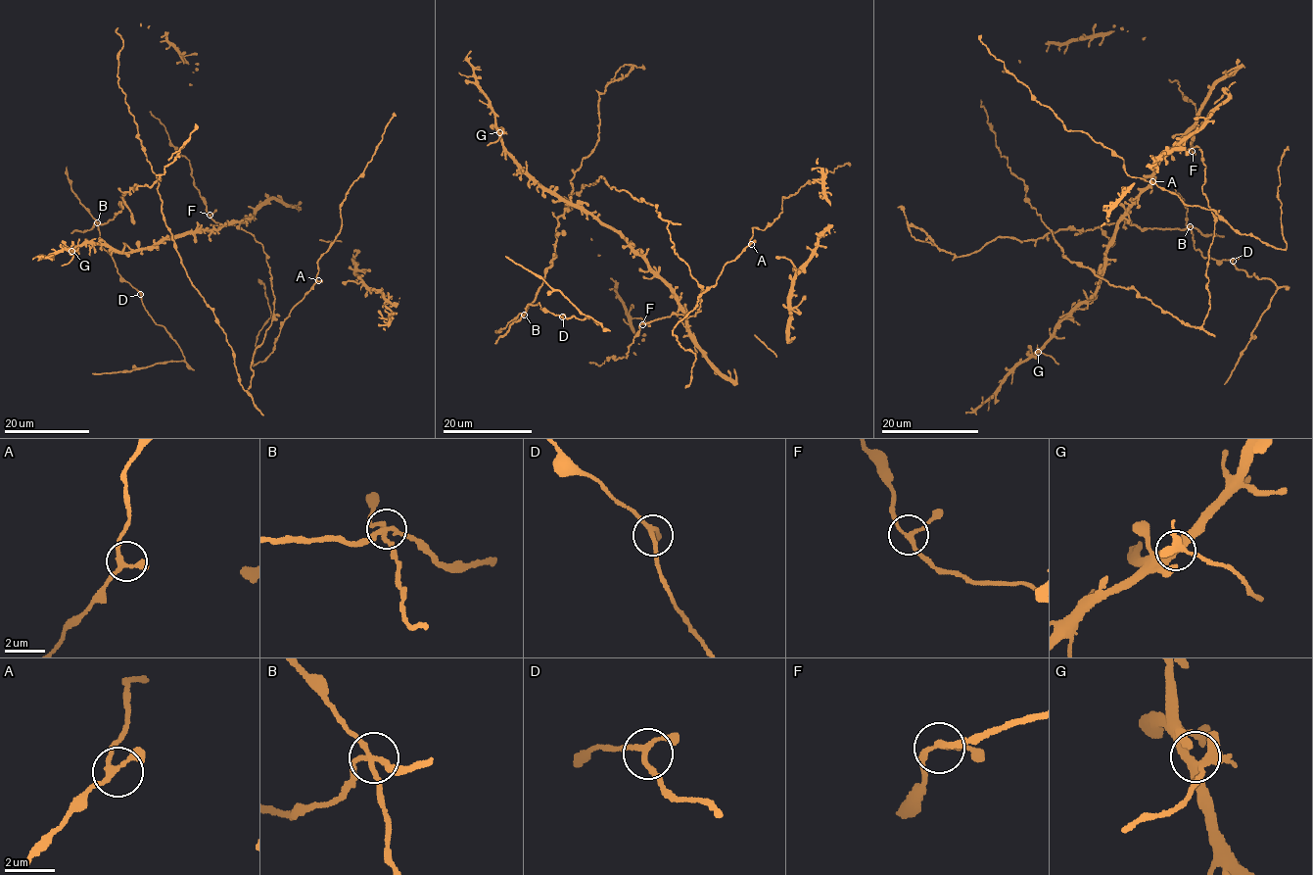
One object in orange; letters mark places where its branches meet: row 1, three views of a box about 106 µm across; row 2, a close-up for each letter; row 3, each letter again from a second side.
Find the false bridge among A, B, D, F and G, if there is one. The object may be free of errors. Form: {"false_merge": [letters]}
{"false_merge": ["B"]}

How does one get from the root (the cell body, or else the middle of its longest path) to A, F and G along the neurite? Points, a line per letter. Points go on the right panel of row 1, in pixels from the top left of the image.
A: (1148, 299), (1199, 327), (1210, 305), (1206, 264), (1219, 218), (1152, 181)
F: (1148, 299), (1196, 327), (1210, 305), (1206, 264), (1215, 216), (1201, 187), (1202, 151), (1192, 151)
G: (1148, 299), (1196, 327), (1210, 305), (1215, 216), (1202, 151), (1185, 143), (1118, 224), (1095, 294), (1038, 352)

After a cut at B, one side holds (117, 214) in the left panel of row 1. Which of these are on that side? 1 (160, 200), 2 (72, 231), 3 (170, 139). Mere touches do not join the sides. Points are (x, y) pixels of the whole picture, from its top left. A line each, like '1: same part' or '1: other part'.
1: other part
2: same part
3: other part

